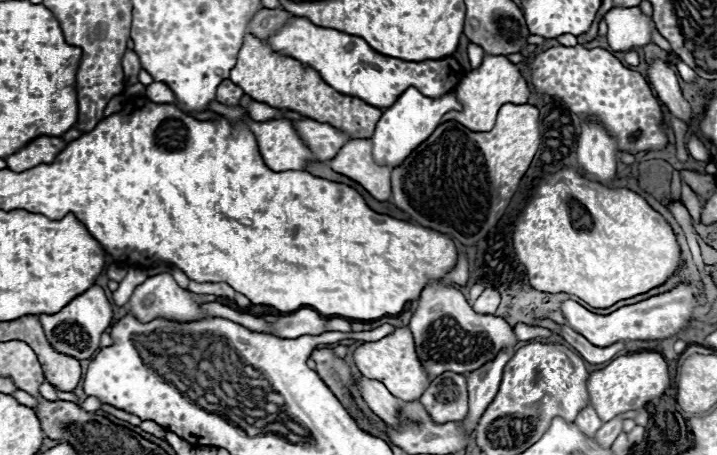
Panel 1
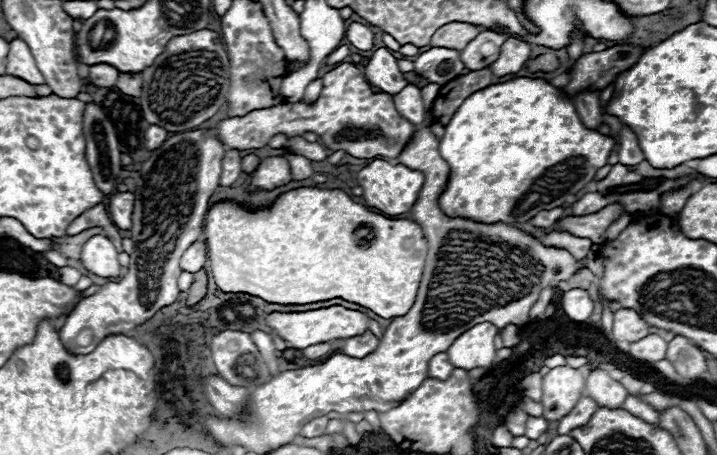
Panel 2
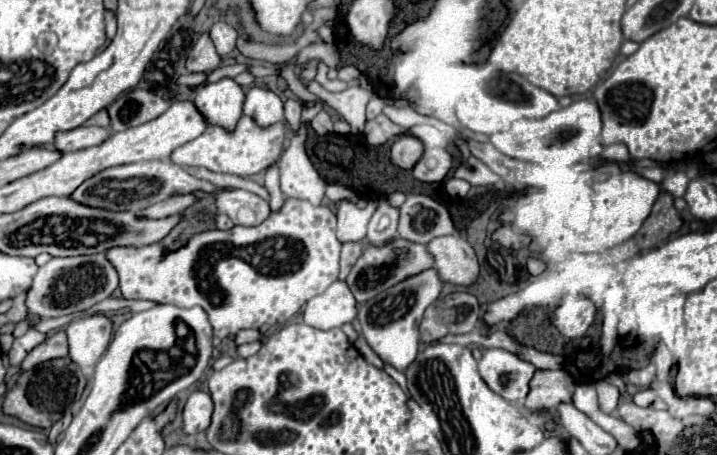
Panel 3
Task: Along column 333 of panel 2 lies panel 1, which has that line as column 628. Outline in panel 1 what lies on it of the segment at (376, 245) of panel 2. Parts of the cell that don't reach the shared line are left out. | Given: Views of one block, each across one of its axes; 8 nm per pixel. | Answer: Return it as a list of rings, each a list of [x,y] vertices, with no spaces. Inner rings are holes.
[[[562,168],[540,180],[534,196],[516,218],[512,242],[518,260],[526,266],[532,288],[550,294],[574,294],[594,308],[610,308],[620,300],[644,294],[664,284],[682,264],[680,248],[670,224],[650,208],[642,196],[628,188],[608,188],[586,180],[574,168]]]

